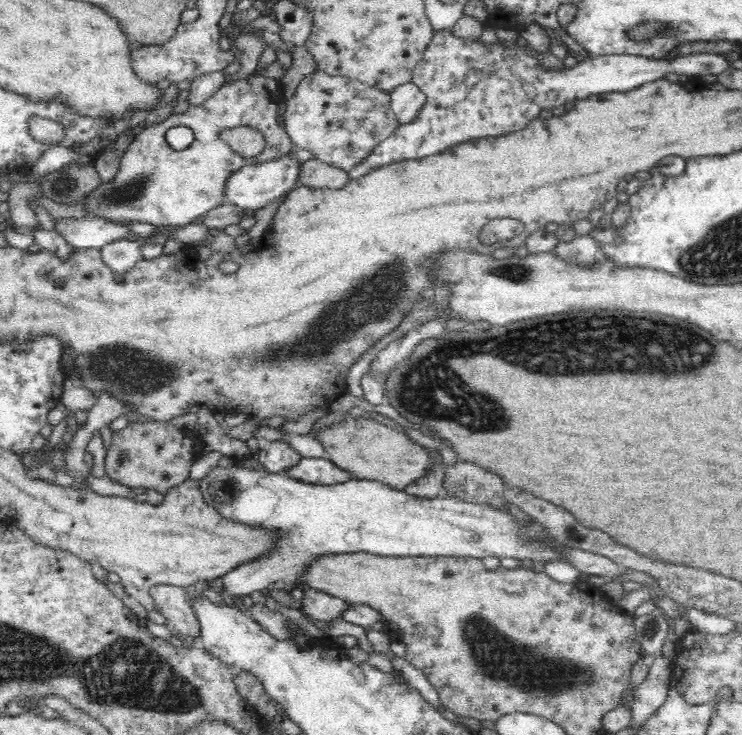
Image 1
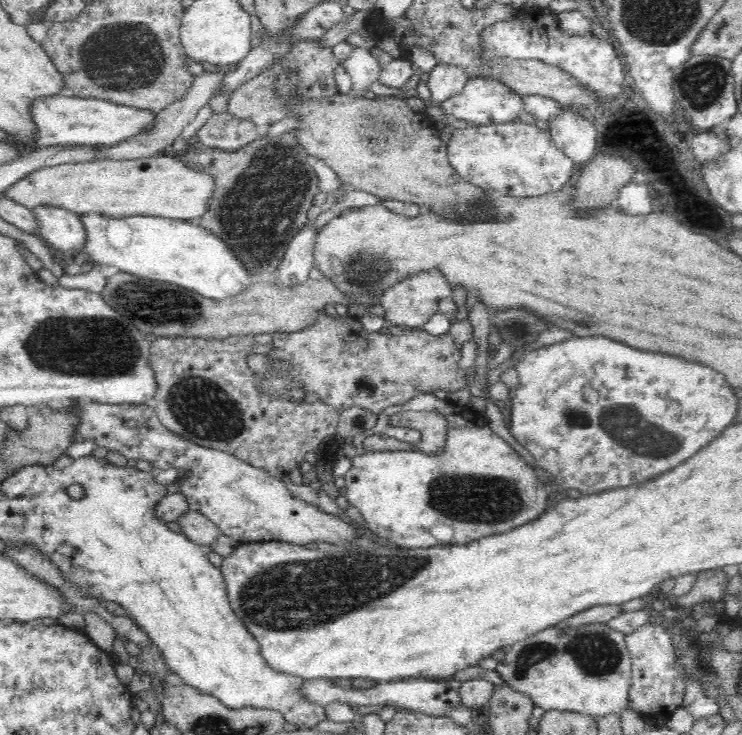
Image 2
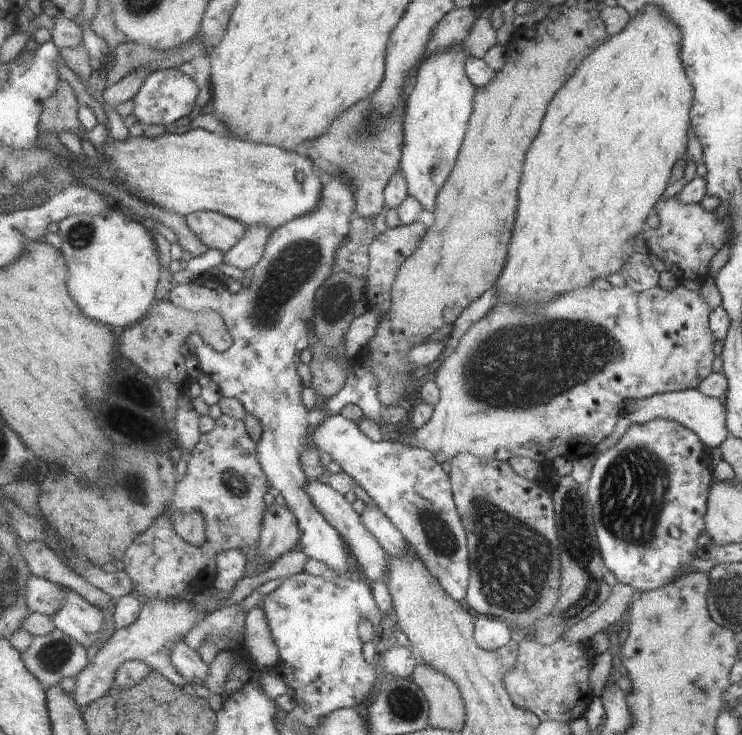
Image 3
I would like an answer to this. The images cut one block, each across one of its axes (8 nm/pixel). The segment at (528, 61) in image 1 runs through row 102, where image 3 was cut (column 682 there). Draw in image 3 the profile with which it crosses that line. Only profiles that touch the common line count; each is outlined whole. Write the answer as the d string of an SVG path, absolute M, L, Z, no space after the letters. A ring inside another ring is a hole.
M656 418L648 420L641 424L631 424L624 435L610 449L600 453L600 457L592 467L592 477L588 482L588 495L593 504L594 521L596 533L598 536L599 548L609 570L616 578L617 582L630 586L634 591L644 590L652 591L667 586L671 582L675 582L679 576L675 576L675 572L680 566L685 566L691 559L691 553L695 551L693 542L701 530L703 530L704 512L706 511L706 494L709 483L711 482L712 468L709 449L700 442L699 437L693 434L691 430L685 428L684 425L677 421L664 418Z

